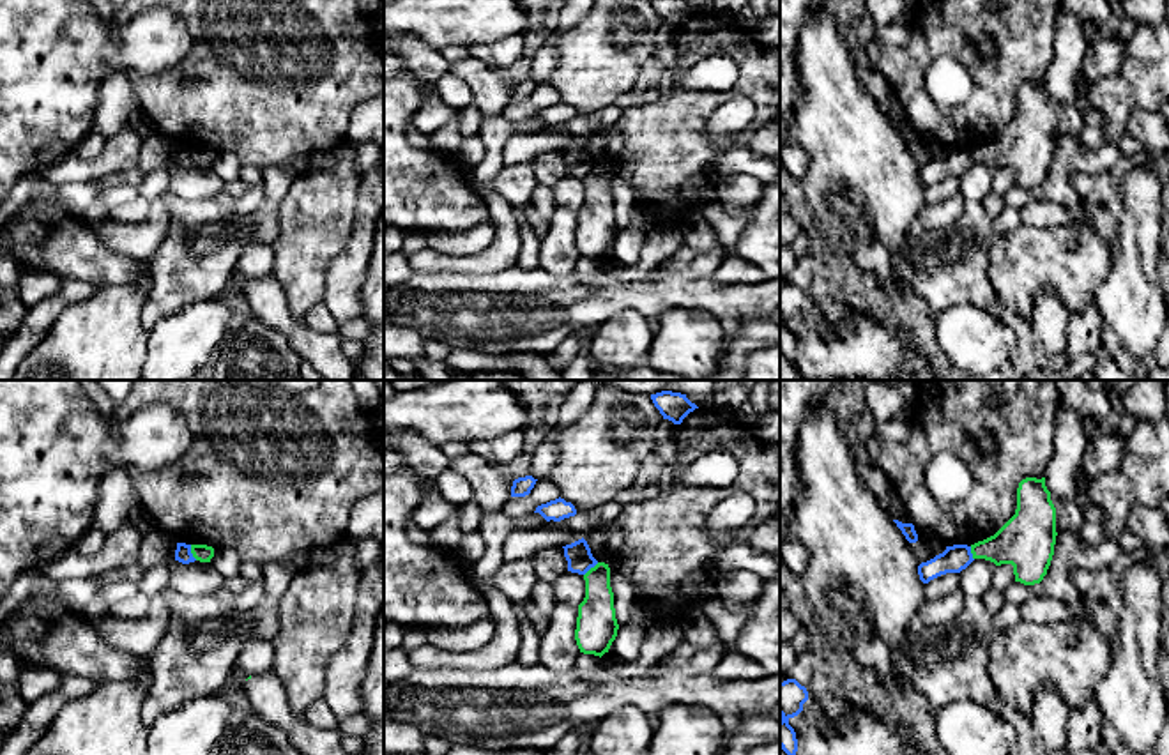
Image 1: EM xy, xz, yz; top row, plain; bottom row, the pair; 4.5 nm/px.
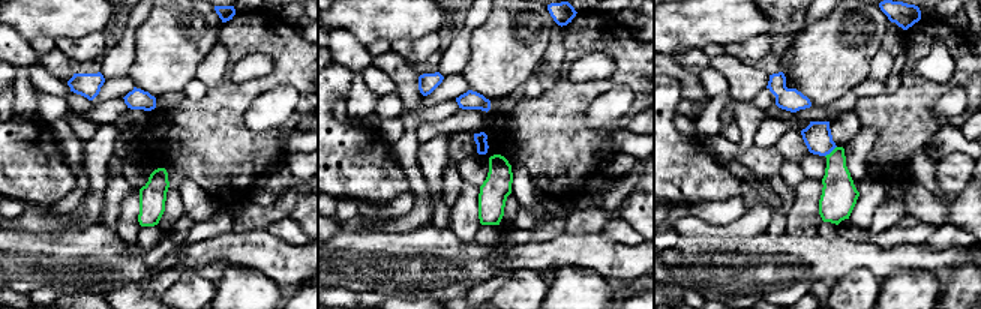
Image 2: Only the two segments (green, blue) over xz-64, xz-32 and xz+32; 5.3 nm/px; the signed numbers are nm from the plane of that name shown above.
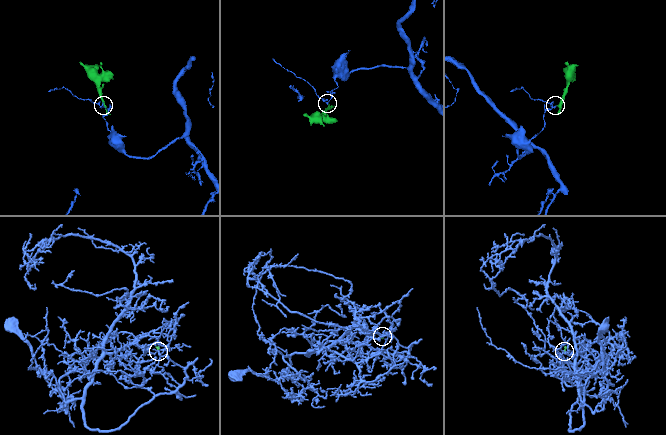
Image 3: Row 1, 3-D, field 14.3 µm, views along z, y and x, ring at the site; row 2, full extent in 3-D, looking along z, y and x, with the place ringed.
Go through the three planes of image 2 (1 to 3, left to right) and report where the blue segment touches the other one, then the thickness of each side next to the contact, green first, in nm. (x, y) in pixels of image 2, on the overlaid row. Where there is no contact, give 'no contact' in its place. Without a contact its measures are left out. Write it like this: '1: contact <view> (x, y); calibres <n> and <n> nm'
1: no contact
2: no contact
3: contact xz+32 (831, 152); calibres 190 and 150 nm

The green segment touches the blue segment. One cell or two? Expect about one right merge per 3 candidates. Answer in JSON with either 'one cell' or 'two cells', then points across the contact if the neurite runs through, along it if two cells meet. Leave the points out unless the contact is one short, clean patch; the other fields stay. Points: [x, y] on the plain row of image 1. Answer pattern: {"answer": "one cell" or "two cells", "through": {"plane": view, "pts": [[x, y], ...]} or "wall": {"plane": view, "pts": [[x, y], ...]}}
{"answer": "two cells", "wall": {"plane": "xy", "pts": [[190, 149], [190, 156], [197, 163]]}}

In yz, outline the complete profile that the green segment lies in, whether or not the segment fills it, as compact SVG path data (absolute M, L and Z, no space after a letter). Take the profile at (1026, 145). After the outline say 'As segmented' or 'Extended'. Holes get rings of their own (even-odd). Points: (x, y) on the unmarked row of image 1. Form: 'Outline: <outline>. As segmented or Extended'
Outline: M1026 81L1017 92L1015 118L994 140L971 149L971 157L996 170L1012 168L1015 186L1035 189L1047 179L1056 140L1056 111L1045 81Z. As segmented

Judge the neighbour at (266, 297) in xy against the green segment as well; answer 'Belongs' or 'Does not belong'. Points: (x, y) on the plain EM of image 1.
Belongs

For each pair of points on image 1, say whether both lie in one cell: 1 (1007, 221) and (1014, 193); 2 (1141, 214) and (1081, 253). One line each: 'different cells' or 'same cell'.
1: same cell
2: different cells

